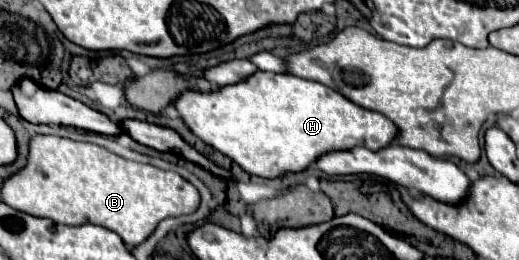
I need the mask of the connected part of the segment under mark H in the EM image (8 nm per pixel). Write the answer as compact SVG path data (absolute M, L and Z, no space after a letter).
M263 71L217 93L185 91L173 107L207 145L233 159L247 173L269 179L305 171L325 153L353 147L379 151L391 145L399 133L385 115L355 105L331 87L295 75Z

